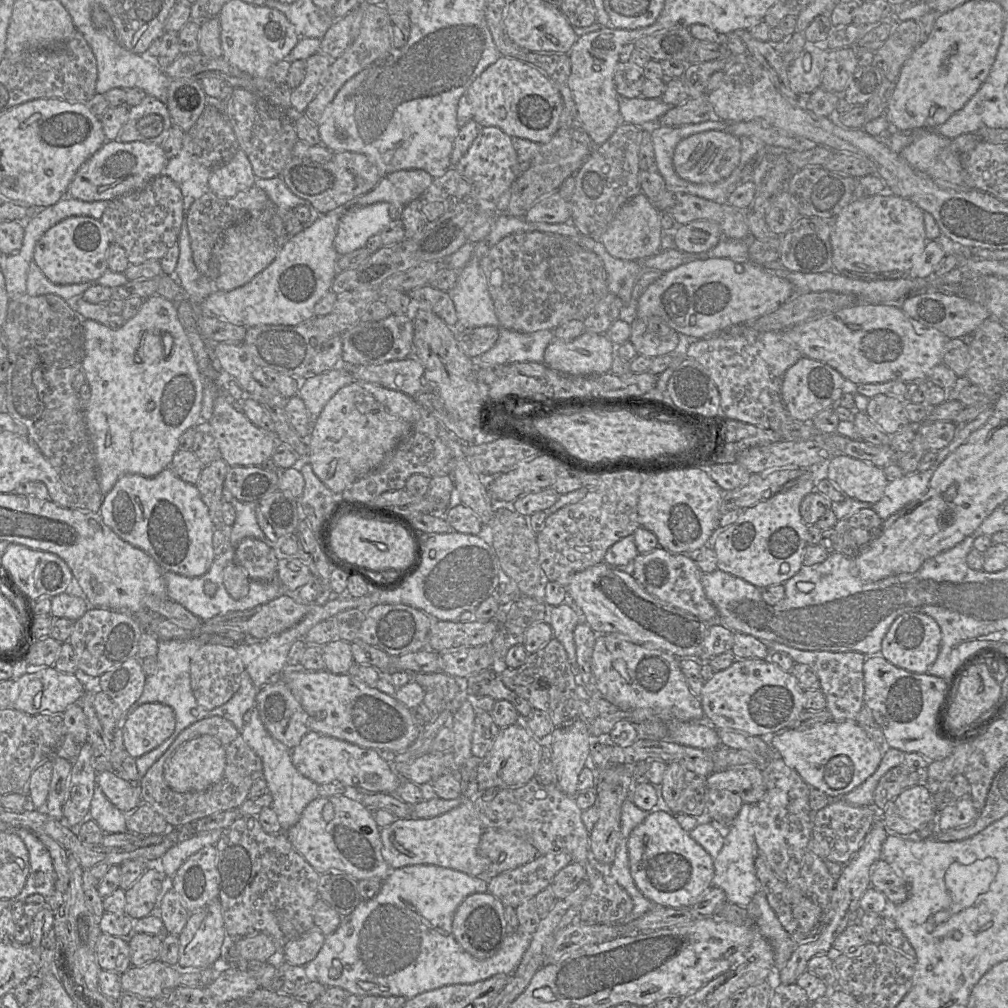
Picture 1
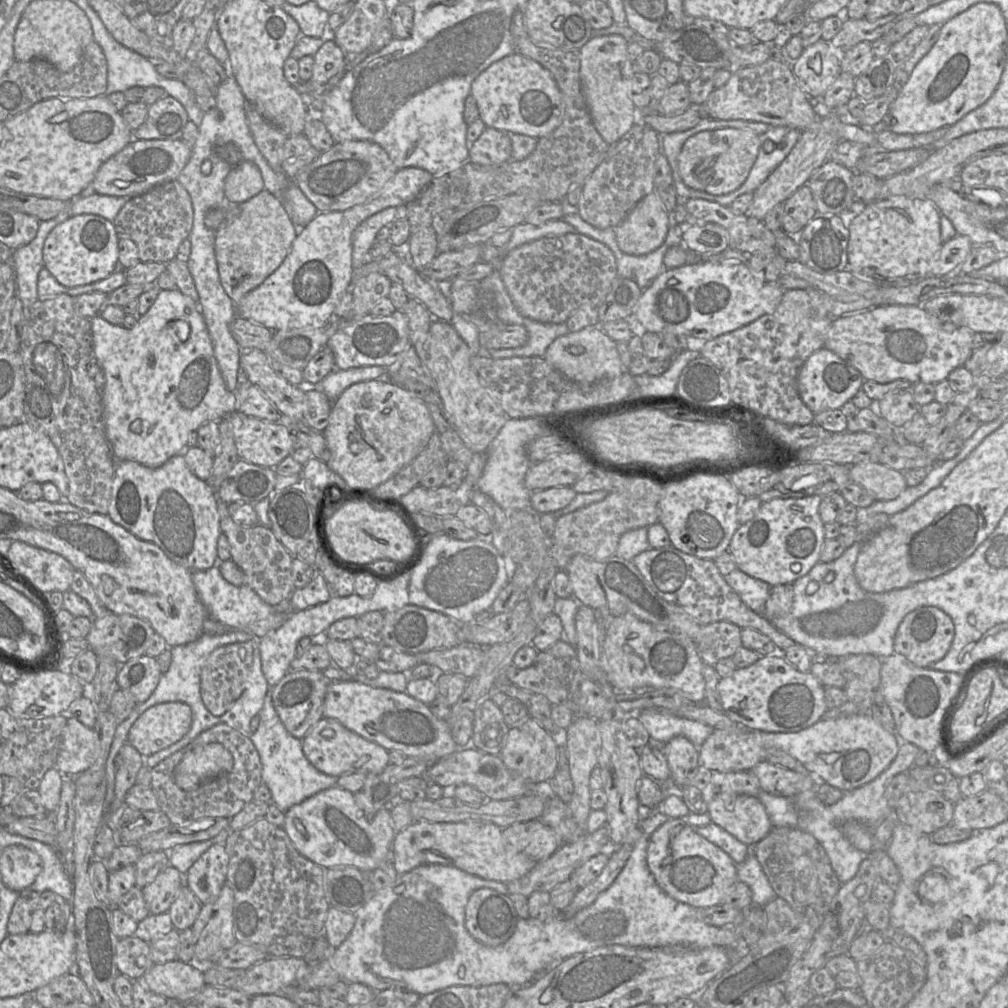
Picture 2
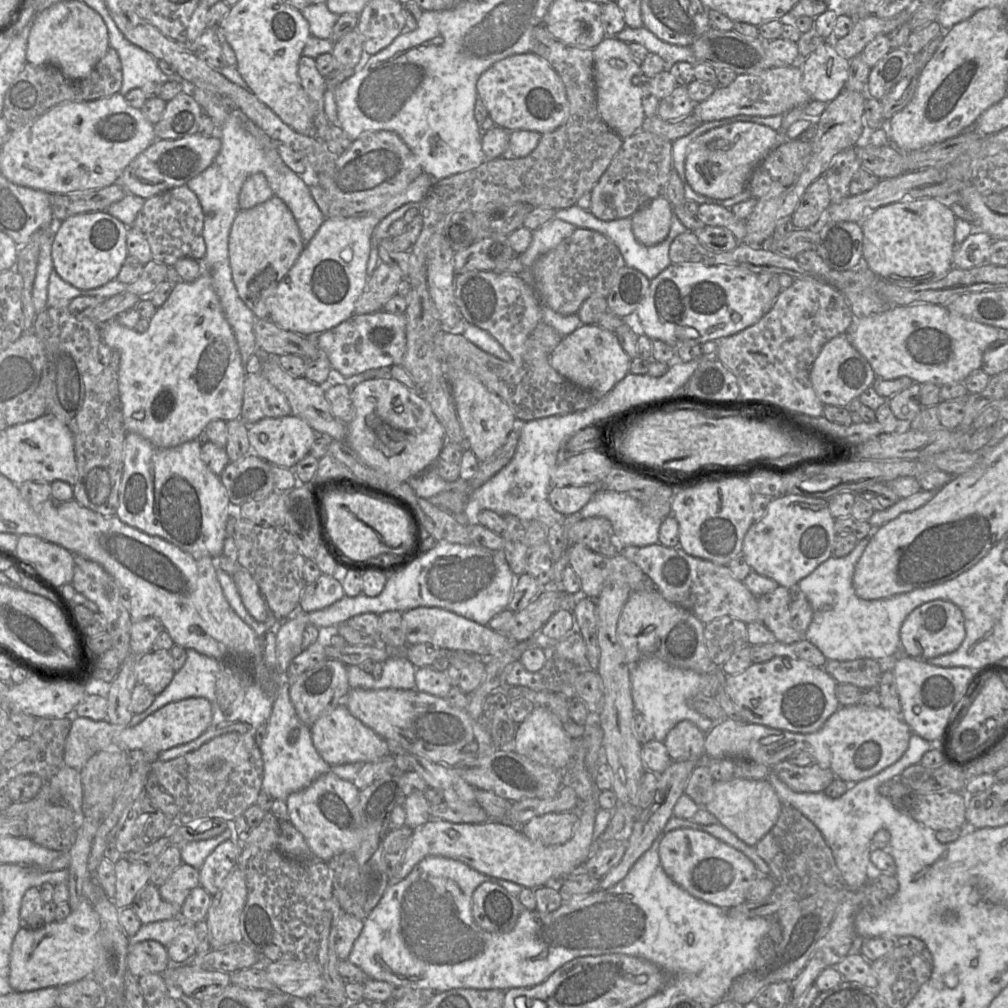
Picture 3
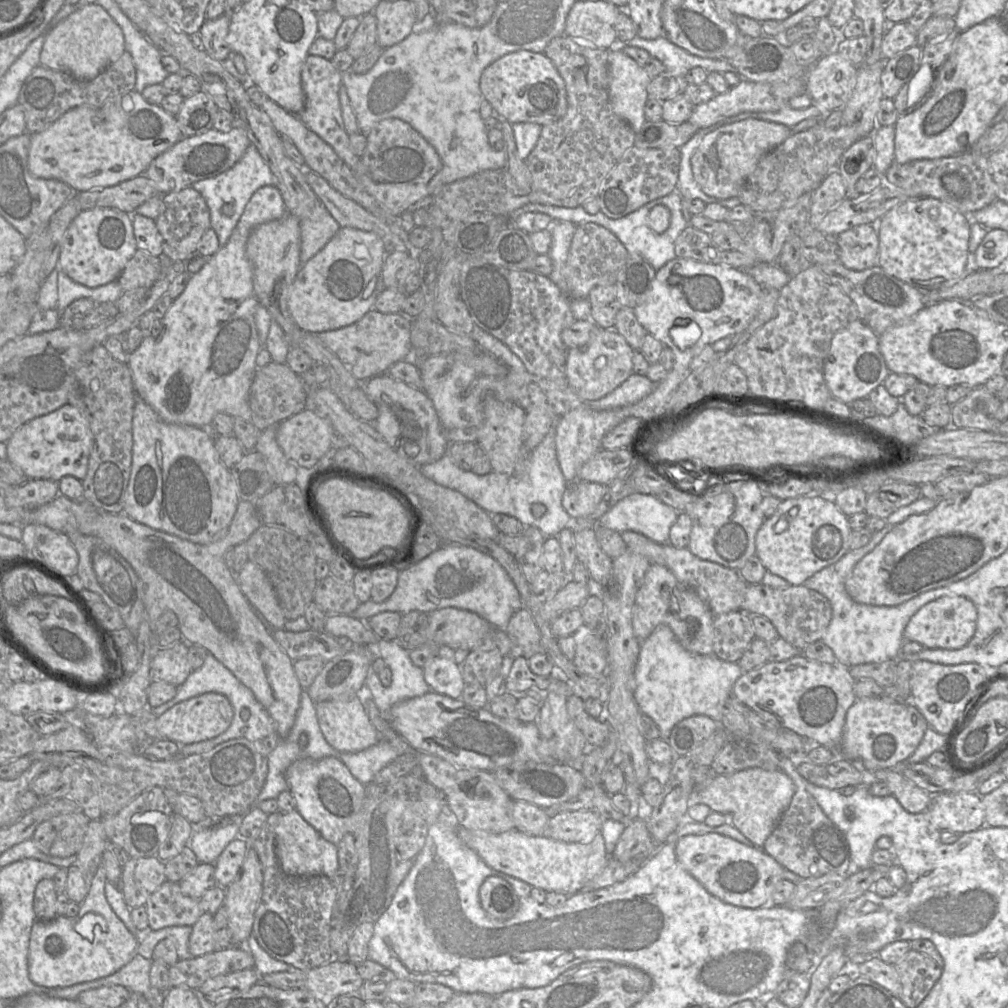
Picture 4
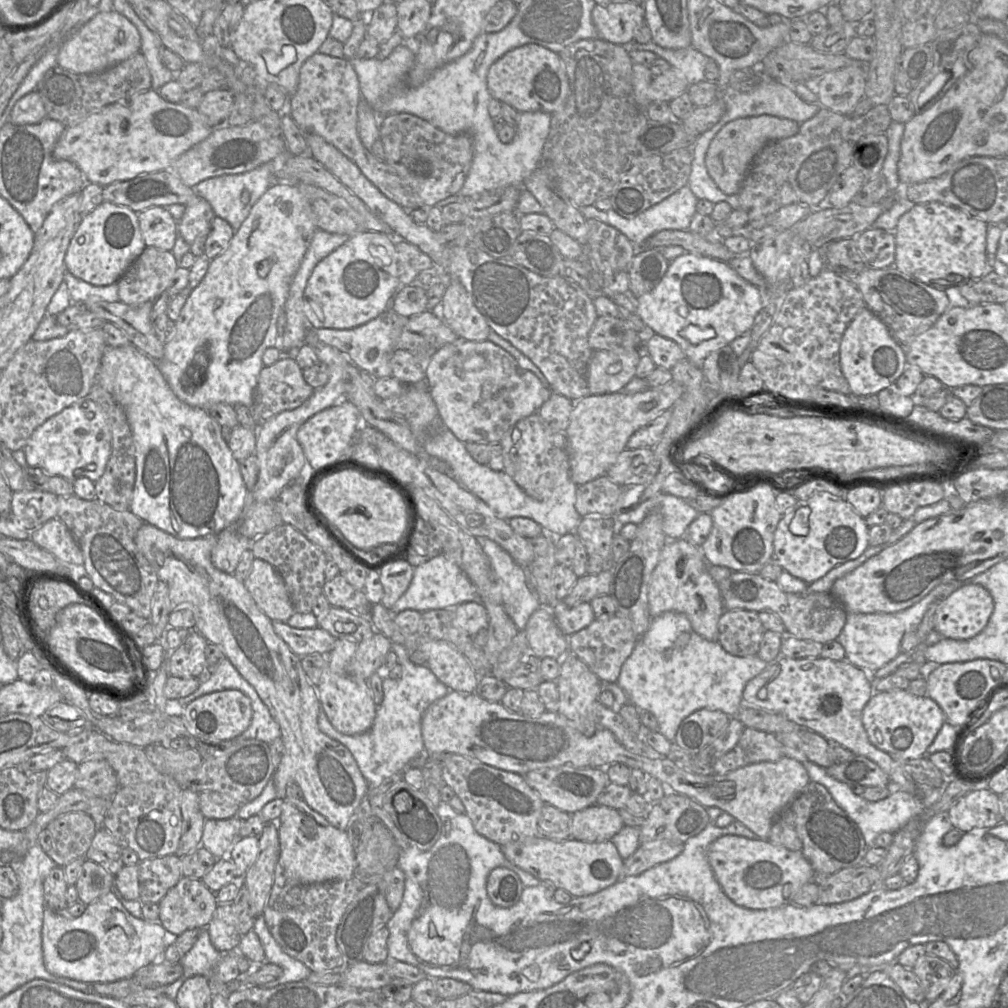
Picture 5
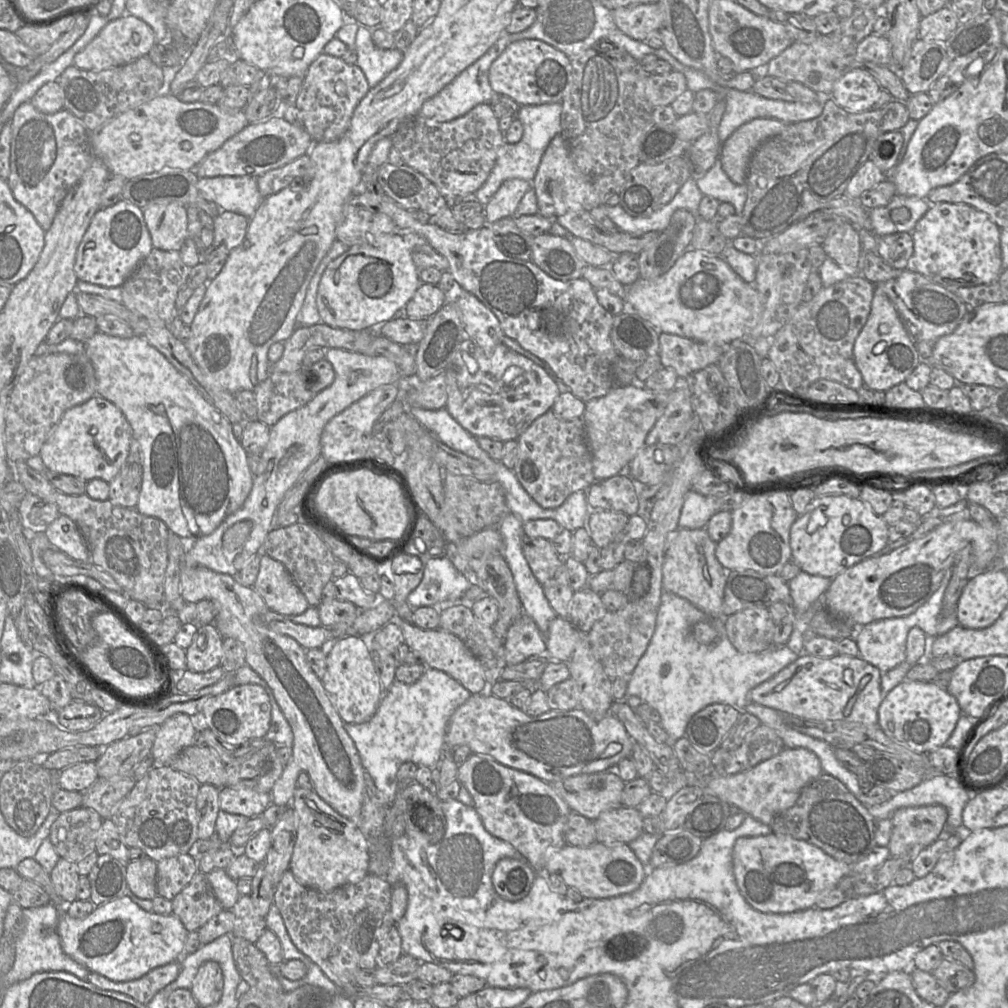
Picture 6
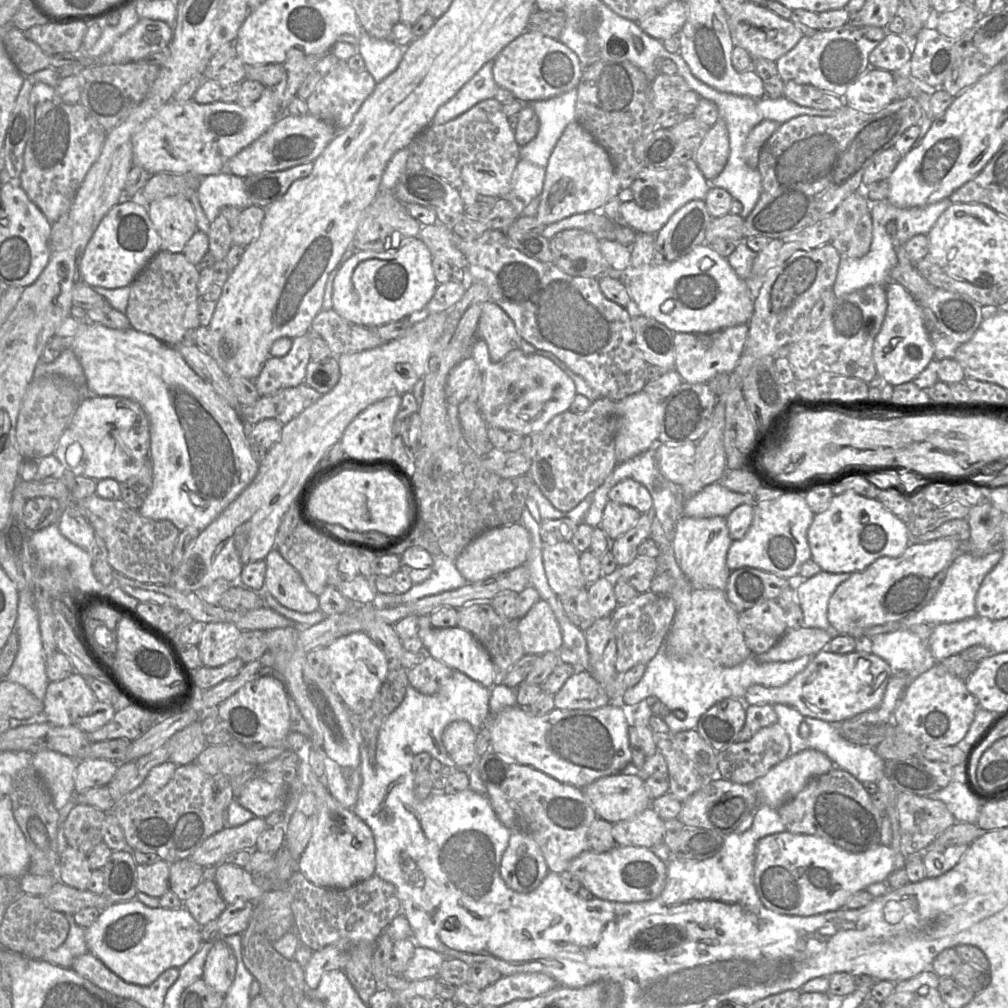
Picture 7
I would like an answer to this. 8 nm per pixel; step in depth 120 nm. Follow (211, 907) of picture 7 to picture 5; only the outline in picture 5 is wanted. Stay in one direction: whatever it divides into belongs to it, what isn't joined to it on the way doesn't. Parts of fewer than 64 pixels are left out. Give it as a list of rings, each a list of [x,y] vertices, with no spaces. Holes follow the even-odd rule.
[[[182,877],[159,901],[158,921],[168,934],[180,935],[194,928],[206,929],[218,901],[202,879]]]

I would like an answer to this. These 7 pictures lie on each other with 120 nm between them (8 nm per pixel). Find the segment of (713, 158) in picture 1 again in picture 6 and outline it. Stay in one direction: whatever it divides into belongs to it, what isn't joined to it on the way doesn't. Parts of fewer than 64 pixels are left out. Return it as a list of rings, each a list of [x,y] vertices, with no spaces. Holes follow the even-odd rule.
[[[756,118],[737,128],[723,143],[719,159],[732,182],[746,184],[748,167],[756,149],[793,123],[777,119]]]

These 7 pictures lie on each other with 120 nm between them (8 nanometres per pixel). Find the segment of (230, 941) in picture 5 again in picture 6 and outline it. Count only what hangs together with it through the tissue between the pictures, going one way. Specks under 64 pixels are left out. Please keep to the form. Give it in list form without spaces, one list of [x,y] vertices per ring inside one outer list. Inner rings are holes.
[[[249,895],[240,896],[230,910],[235,916],[235,922],[232,933],[226,935],[241,937],[255,943],[267,929],[265,917],[258,913]]]

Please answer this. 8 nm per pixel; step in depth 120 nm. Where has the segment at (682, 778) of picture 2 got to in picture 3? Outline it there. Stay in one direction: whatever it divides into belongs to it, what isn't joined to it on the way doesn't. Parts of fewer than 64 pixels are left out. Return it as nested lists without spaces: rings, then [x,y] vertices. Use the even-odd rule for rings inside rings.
[[[683,720],[669,731],[664,744],[672,761],[701,760],[705,757],[705,737],[694,723]]]

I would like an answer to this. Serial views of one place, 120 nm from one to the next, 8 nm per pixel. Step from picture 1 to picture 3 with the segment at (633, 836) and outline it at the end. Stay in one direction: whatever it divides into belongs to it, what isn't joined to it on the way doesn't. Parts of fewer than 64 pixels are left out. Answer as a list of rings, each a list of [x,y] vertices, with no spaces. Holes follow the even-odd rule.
[[[677,828],[662,838],[660,862],[665,872],[692,896],[723,908],[738,906],[746,901],[746,893],[758,878],[755,864],[741,851],[711,834],[693,828]]]

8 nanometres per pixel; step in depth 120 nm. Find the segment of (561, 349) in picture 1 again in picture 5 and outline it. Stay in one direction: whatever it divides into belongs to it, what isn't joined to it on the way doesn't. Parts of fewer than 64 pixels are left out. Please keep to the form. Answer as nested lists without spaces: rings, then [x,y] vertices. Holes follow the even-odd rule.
[[[640,348],[595,350],[587,369],[590,394],[608,394],[622,391],[635,377],[642,354]]]

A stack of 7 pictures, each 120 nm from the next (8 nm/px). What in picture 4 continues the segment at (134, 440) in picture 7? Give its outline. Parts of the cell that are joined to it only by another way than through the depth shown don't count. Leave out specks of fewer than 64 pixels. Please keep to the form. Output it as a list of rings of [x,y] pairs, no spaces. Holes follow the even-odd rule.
[[[66,403],[20,426],[6,442],[7,460],[20,469],[28,480],[47,479],[58,482],[66,476],[82,480],[87,473],[93,442],[88,420],[76,407]]]

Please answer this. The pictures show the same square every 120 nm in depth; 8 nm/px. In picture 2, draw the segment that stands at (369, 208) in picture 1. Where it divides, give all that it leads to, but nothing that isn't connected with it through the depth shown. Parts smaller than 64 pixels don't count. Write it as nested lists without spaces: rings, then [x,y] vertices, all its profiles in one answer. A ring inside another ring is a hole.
[[[388,207],[364,220],[352,234],[352,264],[354,268],[364,264],[364,256],[375,242],[377,232],[395,220],[396,207]]]

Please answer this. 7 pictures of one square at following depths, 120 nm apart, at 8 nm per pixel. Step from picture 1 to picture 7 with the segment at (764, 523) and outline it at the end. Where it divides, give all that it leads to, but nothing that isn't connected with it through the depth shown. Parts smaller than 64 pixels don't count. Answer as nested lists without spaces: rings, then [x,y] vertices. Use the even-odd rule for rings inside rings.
[[[852,490],[834,495],[828,509],[814,515],[807,532],[811,559],[830,573],[862,571],[876,559],[900,556],[910,544],[908,525],[877,499],[869,499]]]

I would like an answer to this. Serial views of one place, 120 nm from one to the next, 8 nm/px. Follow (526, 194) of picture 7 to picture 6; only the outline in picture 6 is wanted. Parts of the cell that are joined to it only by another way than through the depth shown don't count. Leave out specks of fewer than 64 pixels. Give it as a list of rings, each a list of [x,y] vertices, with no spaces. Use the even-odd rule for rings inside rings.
[[[522,179],[505,181],[495,195],[484,205],[486,224],[500,219],[513,217],[525,193],[532,188],[532,183]]]

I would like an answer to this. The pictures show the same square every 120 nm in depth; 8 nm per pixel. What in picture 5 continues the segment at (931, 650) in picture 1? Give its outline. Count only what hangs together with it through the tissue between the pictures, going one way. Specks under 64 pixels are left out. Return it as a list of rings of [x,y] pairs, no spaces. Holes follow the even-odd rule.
[[[964,583],[939,600],[934,614],[934,630],[944,638],[972,638],[986,627],[993,610],[994,601],[986,588]]]

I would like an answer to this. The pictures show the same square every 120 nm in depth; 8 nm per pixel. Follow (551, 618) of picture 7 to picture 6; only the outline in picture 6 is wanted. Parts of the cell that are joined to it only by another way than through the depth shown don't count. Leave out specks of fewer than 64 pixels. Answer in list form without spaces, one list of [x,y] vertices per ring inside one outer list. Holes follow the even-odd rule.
[[[522,614],[504,639],[507,666],[519,664],[532,656],[547,653],[546,637],[535,621]]]

